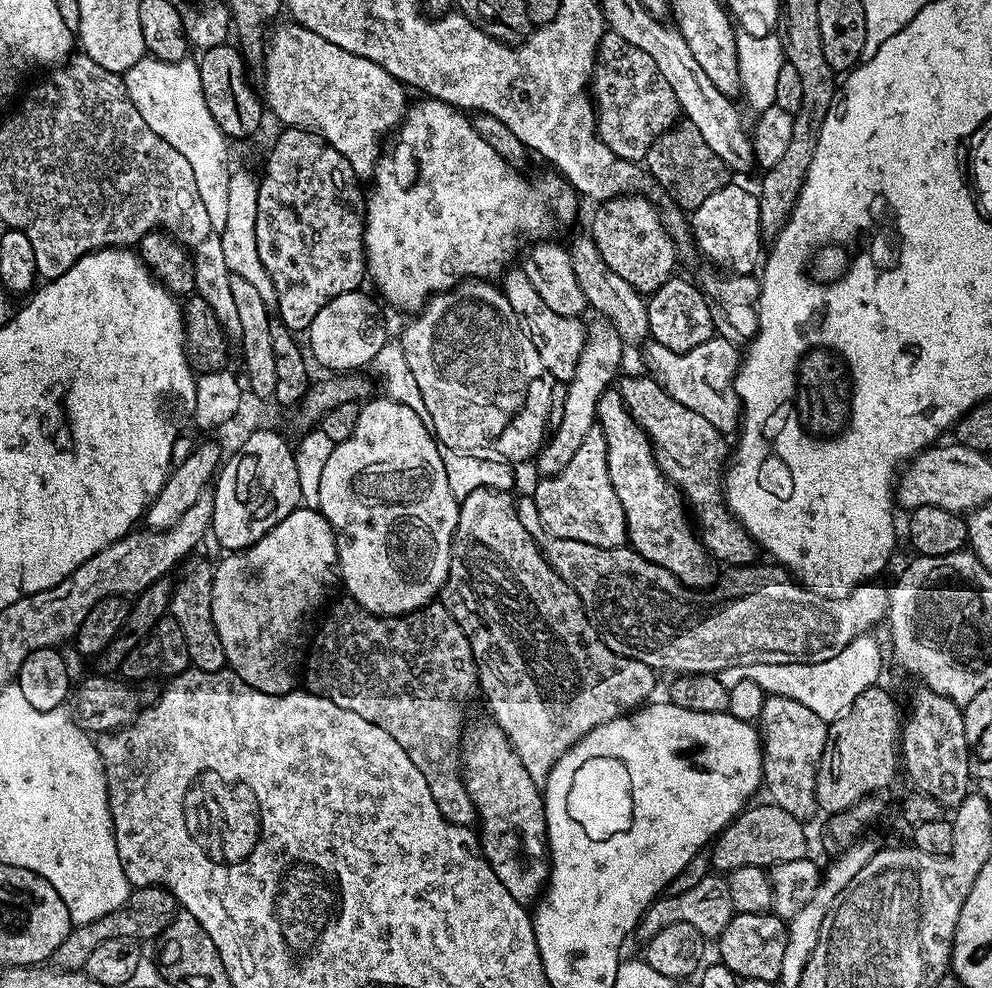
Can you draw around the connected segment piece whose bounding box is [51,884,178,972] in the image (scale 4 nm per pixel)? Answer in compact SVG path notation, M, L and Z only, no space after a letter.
M151 884L145 888L133 887L128 893L126 902L122 902L118 910L102 914L102 918L94 918L94 922L73 926L66 934L66 938L62 938L62 946L54 950L51 963L63 972L79 972L86 966L86 958L94 954L94 949L102 946L102 942L110 942L110 938L126 938L137 942L155 941L166 930L166 926L170 926L177 911L178 905L174 894L170 894L159 884Z

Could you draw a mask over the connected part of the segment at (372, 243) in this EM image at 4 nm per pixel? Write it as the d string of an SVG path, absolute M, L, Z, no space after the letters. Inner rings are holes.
M420 98L405 111L398 129L400 144L416 159L416 181L392 180L392 160L388 154L376 163L376 185L366 196L364 214L364 258L366 272L384 295L385 305L393 304L407 314L415 314L437 292L455 288L461 280L495 281L508 271L516 256L516 240L540 242L552 224L552 212L564 220L576 216L578 196L563 176L551 174L541 180L527 180L515 164L508 164L482 134L467 120L461 109L441 100Z

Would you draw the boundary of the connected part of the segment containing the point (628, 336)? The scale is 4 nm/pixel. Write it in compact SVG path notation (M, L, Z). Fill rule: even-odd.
M591 235L574 237L567 249L570 262L574 262L574 274L578 277L578 284L582 286L589 307L602 314L601 317L618 330L618 336L625 347L643 345L650 334L645 297L625 280L618 278L618 274L614 274L610 266L606 266L606 262L602 262L602 254L598 254L598 246L592 241Z

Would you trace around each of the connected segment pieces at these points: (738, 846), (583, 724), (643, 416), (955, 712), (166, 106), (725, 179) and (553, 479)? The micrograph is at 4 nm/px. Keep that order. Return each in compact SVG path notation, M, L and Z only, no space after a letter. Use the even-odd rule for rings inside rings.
M753 803L745 807L744 811L734 817L724 827L723 832L711 841L710 864L717 873L727 874L742 866L758 866L768 870L782 862L803 860L809 855L805 825L798 818L794 818L794 814L786 814L786 810L782 810L777 804L763 803Z
M480 488L460 500L458 526L454 530L452 539L448 580L442 589L442 604L468 635L472 657L476 660L478 688L482 696L484 692L485 698L488 699L488 708L492 711L491 719L506 734L510 746L514 746L514 754L518 754L518 758L522 760L522 766L526 766L530 778L534 778L534 782L538 785L543 785L548 779L554 762L558 762L558 758L562 758L562 754L566 754L566 750L570 750L583 736L590 734L590 730L602 726L602 722L610 722L624 715L625 712L641 707L651 697L648 695L656 688L657 673L650 666L646 666L646 662L638 662L614 654L614 650L610 650L610 646L602 642L602 638L596 633L596 627L584 613L584 607L576 591L548 565L544 553L540 551L539 543L529 534L526 526L522 526L516 513L516 500L511 491L500 492L498 489Z
M648 374L643 375L632 376L622 385L624 405L648 435L662 474L680 489L705 550L721 565L728 564L724 566L755 565L758 545L732 515L724 499L722 473L730 460L730 444L724 441L727 440L725 433L706 422L702 414L682 406L682 402L674 399L659 380Z
M921 687L912 713L907 713L902 728L902 768L919 791L930 794L945 809L955 809L968 795L968 751L966 726L962 726L964 713L961 705L937 692Z
M145 58L129 68L123 77L128 97L134 102L138 114L146 118L146 126L150 126L158 138L170 142L170 146L174 146L174 150L178 150L178 154L190 162L194 182L198 182L198 194L202 202L206 202L210 226L214 226L216 232L226 230L226 217L230 215L230 178L233 173L233 169L228 168L230 140L218 122L214 122L210 106L206 106L199 63L192 58L178 62Z
M681 119L670 130L663 132L649 146L642 164L647 175L651 179L653 176L672 195L671 203L681 210L700 208L710 194L722 190L730 182L730 169L714 150L710 150L710 146L706 146L698 126L686 119Z
M599 426L586 434L586 442L570 458L570 466L557 476L545 476L534 491L538 518L542 518L544 529L549 536L570 538L586 542L600 549L623 547L627 543L628 527L625 511L610 486L610 474L606 462L606 438Z

